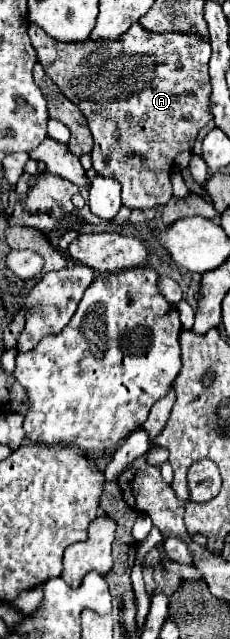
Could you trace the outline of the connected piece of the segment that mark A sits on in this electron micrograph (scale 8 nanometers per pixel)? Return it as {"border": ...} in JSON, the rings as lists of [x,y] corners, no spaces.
{"border":[[[139,23],[131,25],[119,41],[93,43],[87,39],[81,43],[59,43],[35,25],[29,25],[29,37],[45,73],[55,81],[61,93],[81,109],[87,119],[93,135],[93,169],[99,175],[113,177],[121,183],[121,197],[125,207],[151,209],[165,205],[173,197],[169,175],[175,155],[181,151],[191,151],[199,129],[211,121],[211,81],[207,65],[211,57],[209,39],[199,33],[151,33]]]}

